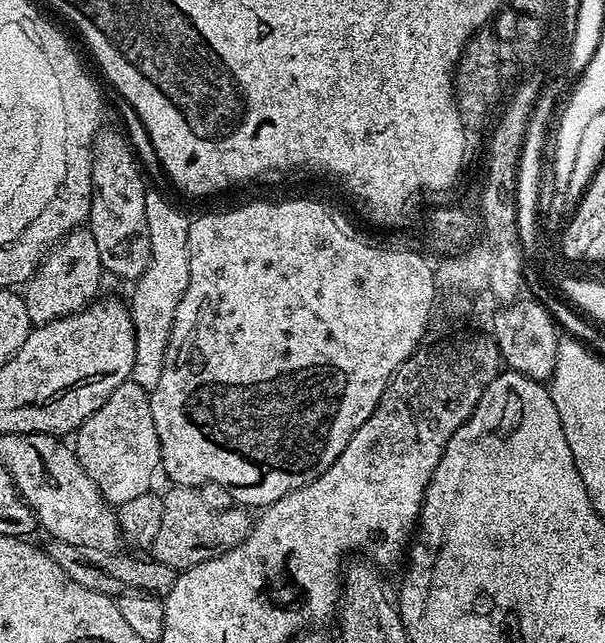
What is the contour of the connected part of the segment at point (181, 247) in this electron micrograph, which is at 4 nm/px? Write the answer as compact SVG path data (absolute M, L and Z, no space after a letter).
M155 190L149 191L146 198L146 218L148 219L148 233L152 243L152 261L139 280L135 281L130 299L130 311L132 314L132 325L134 326L134 370L131 379L138 386L152 393L158 378L162 378L162 370L167 358L168 343L171 338L171 327L174 326L175 307L188 285L188 226L189 217L184 217L172 204L167 204Z

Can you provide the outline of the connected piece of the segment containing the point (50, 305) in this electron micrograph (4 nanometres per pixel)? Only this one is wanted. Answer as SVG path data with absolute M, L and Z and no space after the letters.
M87 227L73 228L67 236L48 249L36 273L23 285L26 314L30 314L33 325L38 325L49 324L58 318L80 312L97 299L100 276L104 275L104 267L98 258L98 242L94 242Z

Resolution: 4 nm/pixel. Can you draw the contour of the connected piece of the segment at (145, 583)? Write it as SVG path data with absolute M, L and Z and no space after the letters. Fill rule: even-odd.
M49 539L46 551L58 566L62 566L64 573L78 586L86 586L95 592L101 592L113 598L119 598L130 592L139 592L157 598L168 595L168 591L174 586L178 575L177 569L166 566L154 558L143 560L143 555L123 556L120 550L107 552L106 550L94 550L90 546L70 546L70 542Z

